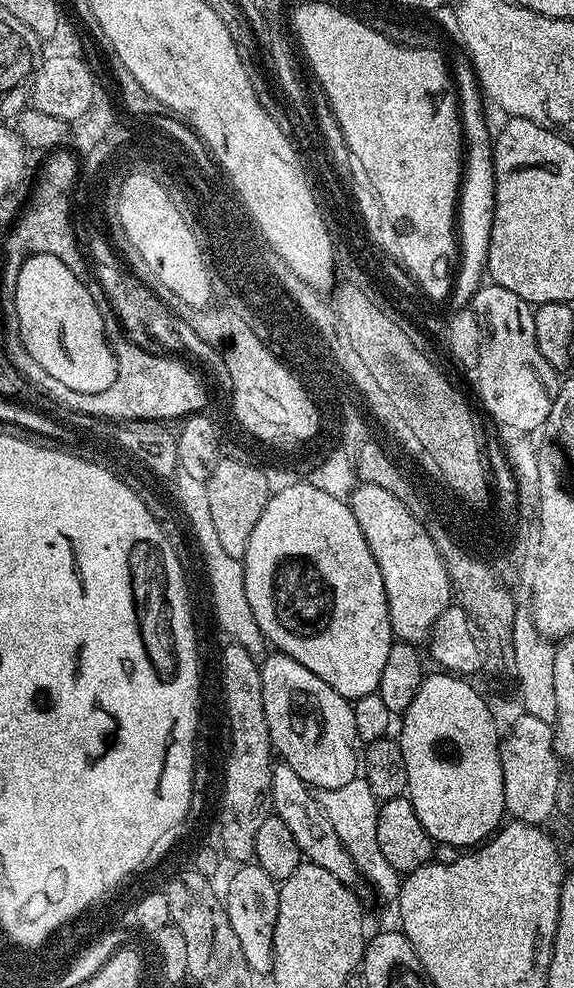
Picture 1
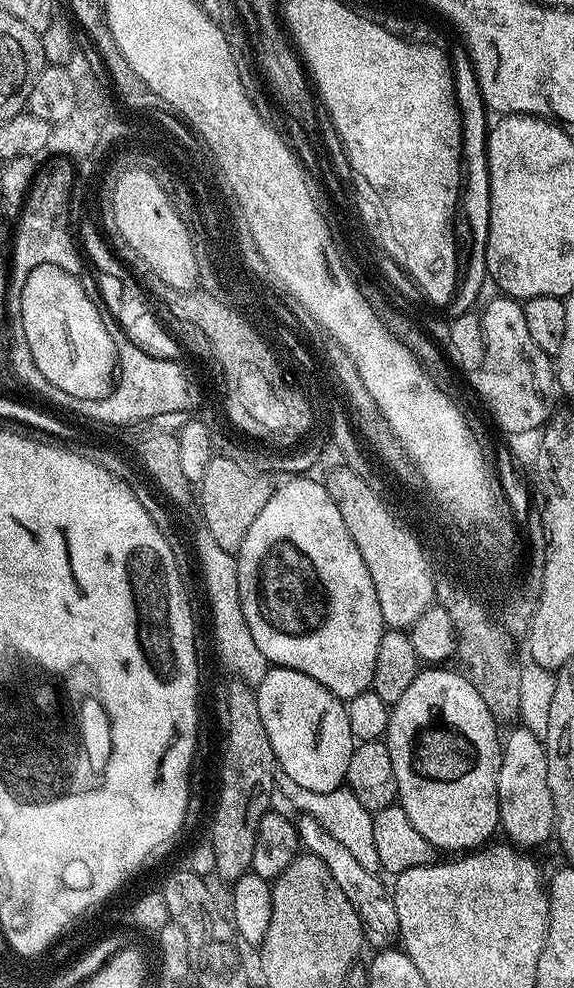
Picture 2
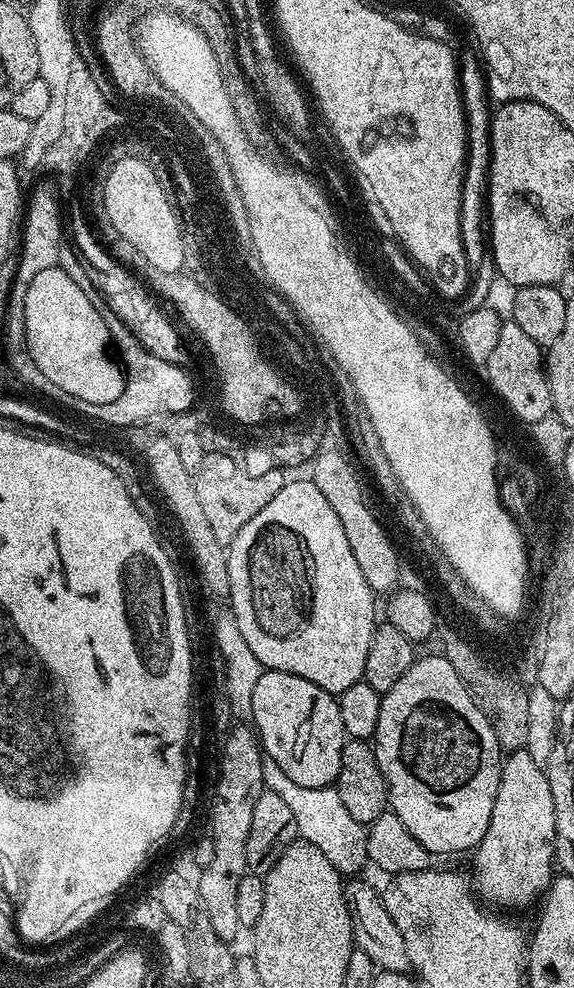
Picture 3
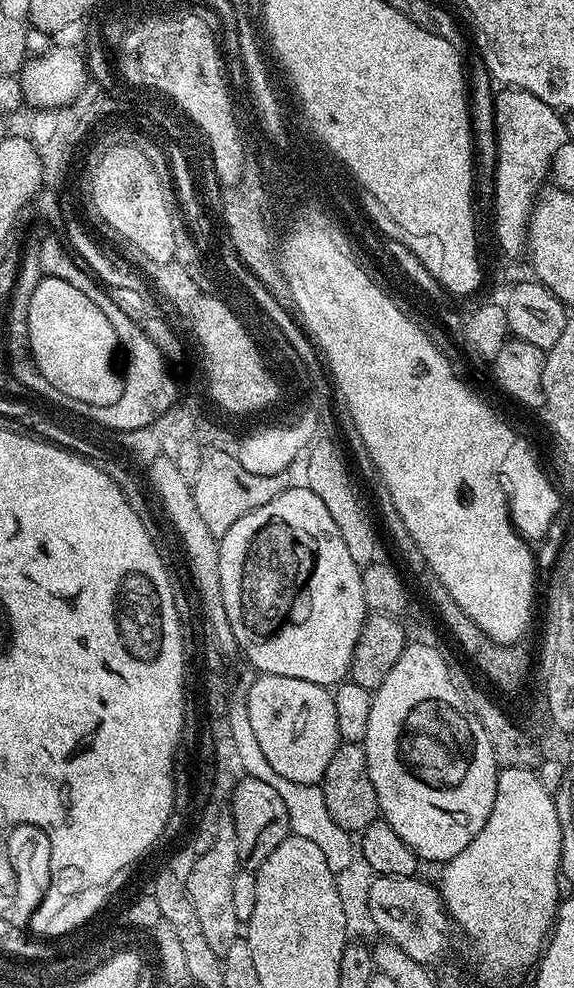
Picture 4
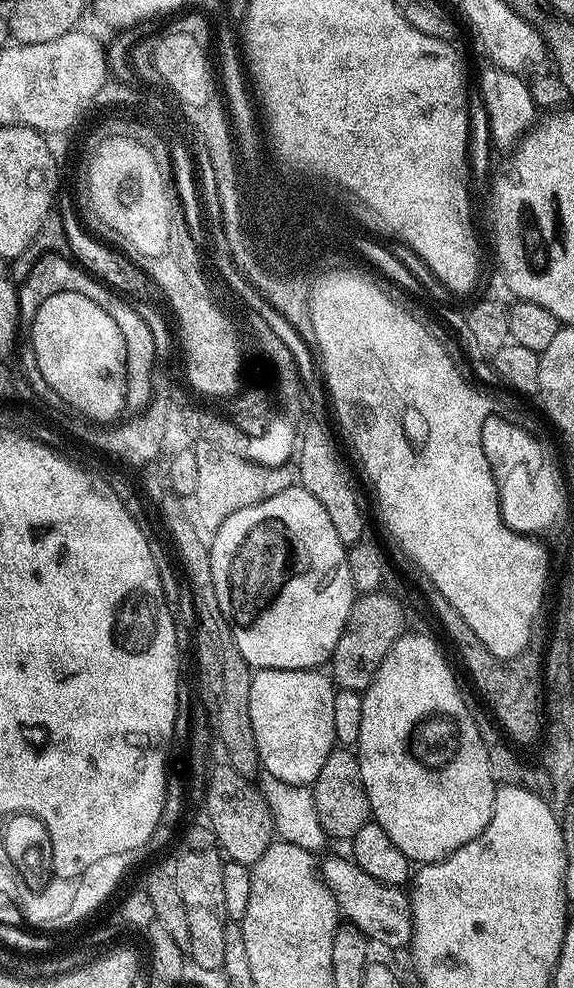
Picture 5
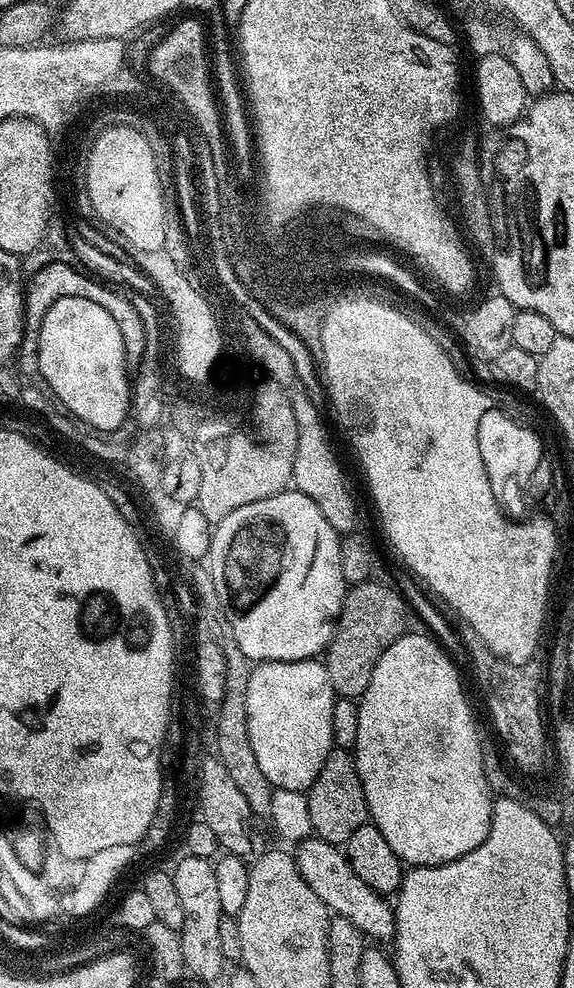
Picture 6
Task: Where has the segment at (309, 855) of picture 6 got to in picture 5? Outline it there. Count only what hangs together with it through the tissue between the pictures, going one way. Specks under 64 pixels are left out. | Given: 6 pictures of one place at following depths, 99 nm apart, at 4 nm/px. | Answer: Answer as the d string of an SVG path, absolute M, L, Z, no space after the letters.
M332 856L323 861L322 871L328 889L334 894L336 905L346 917L347 923L362 930L369 941L385 944L388 948L407 949L412 943L412 902L409 893L403 887L383 884L378 878L370 878L351 859L343 860Z

